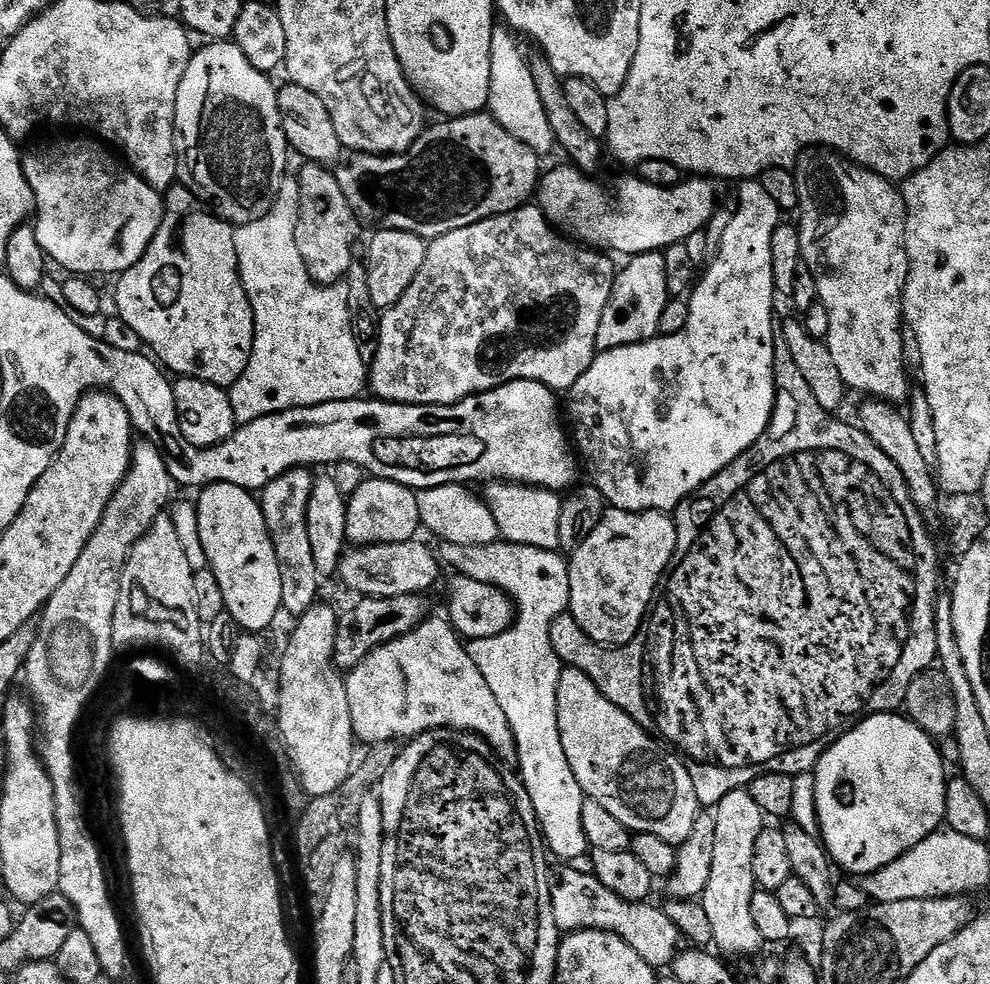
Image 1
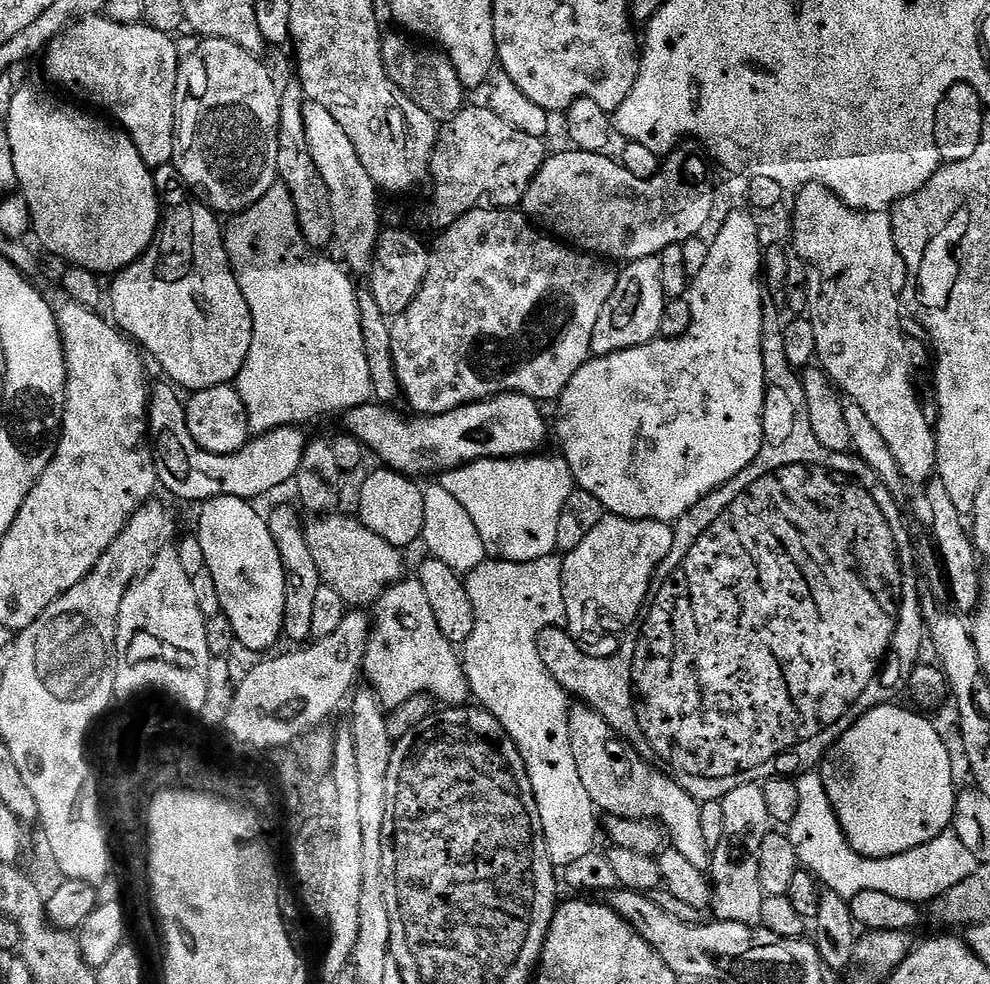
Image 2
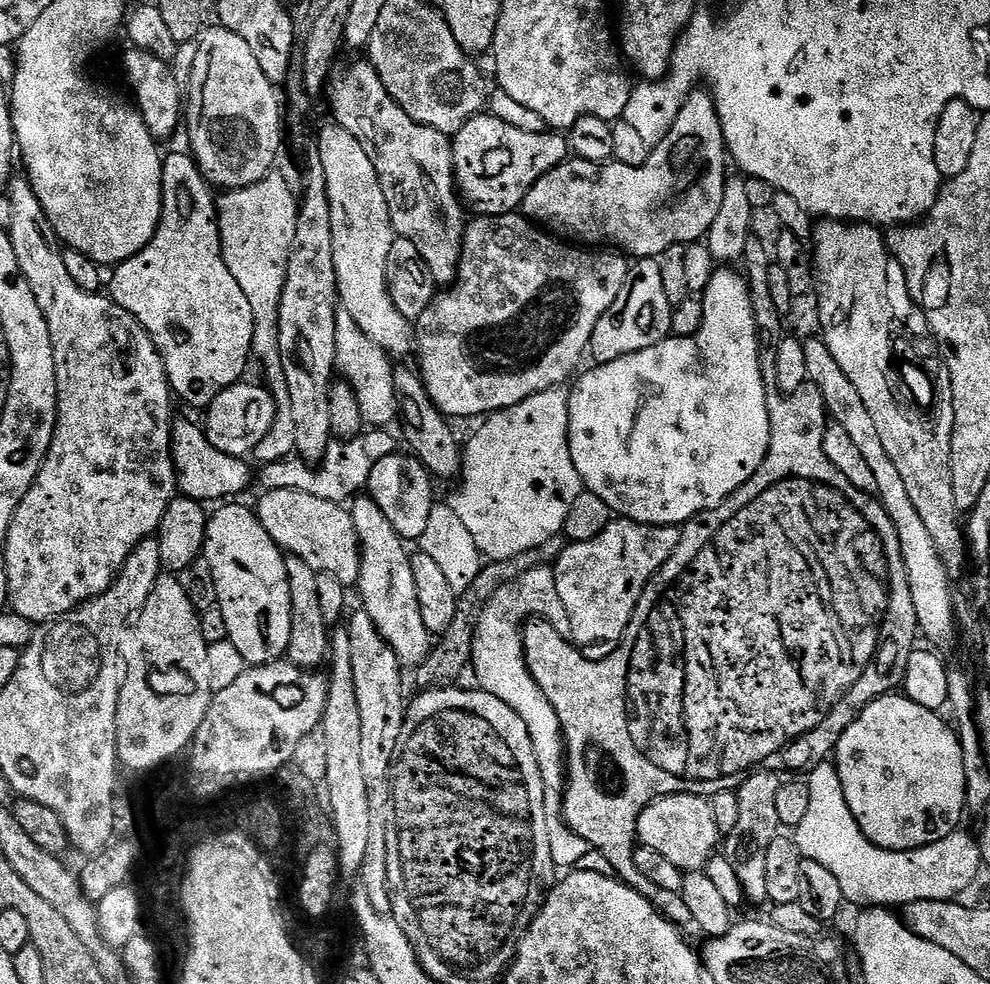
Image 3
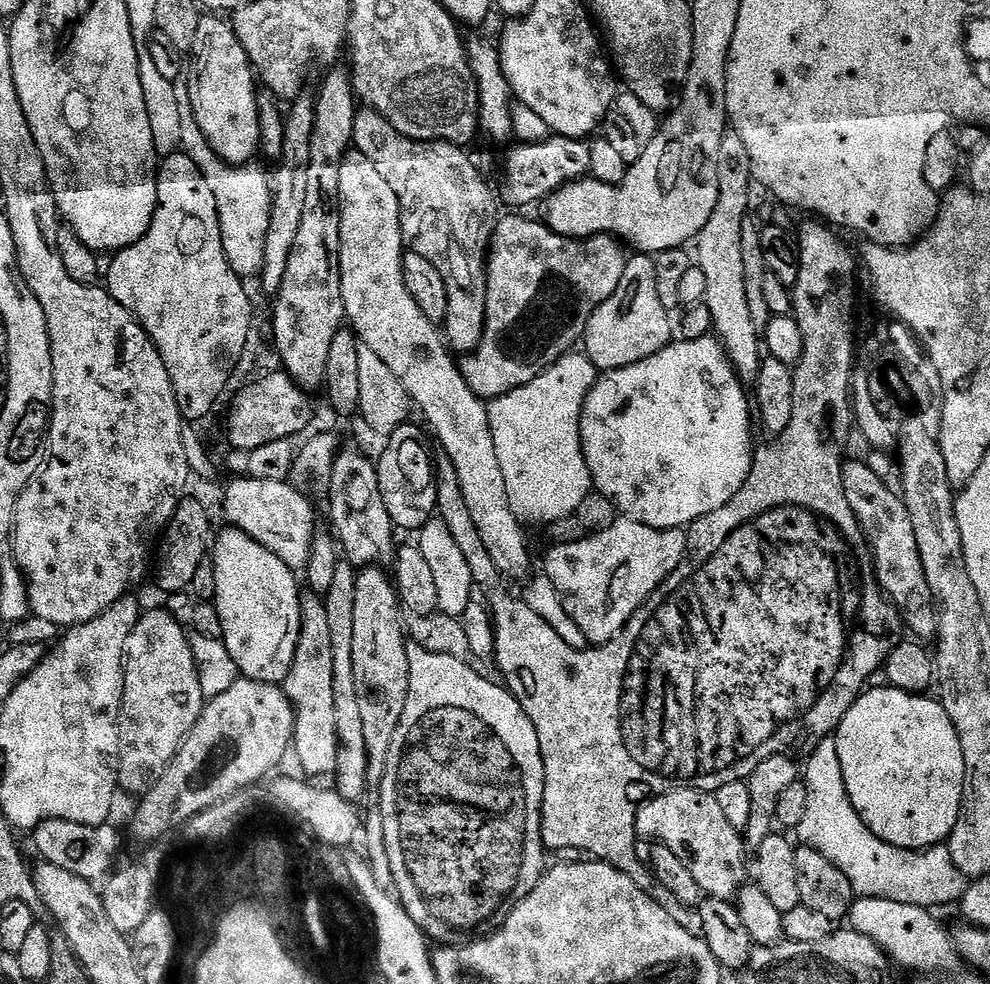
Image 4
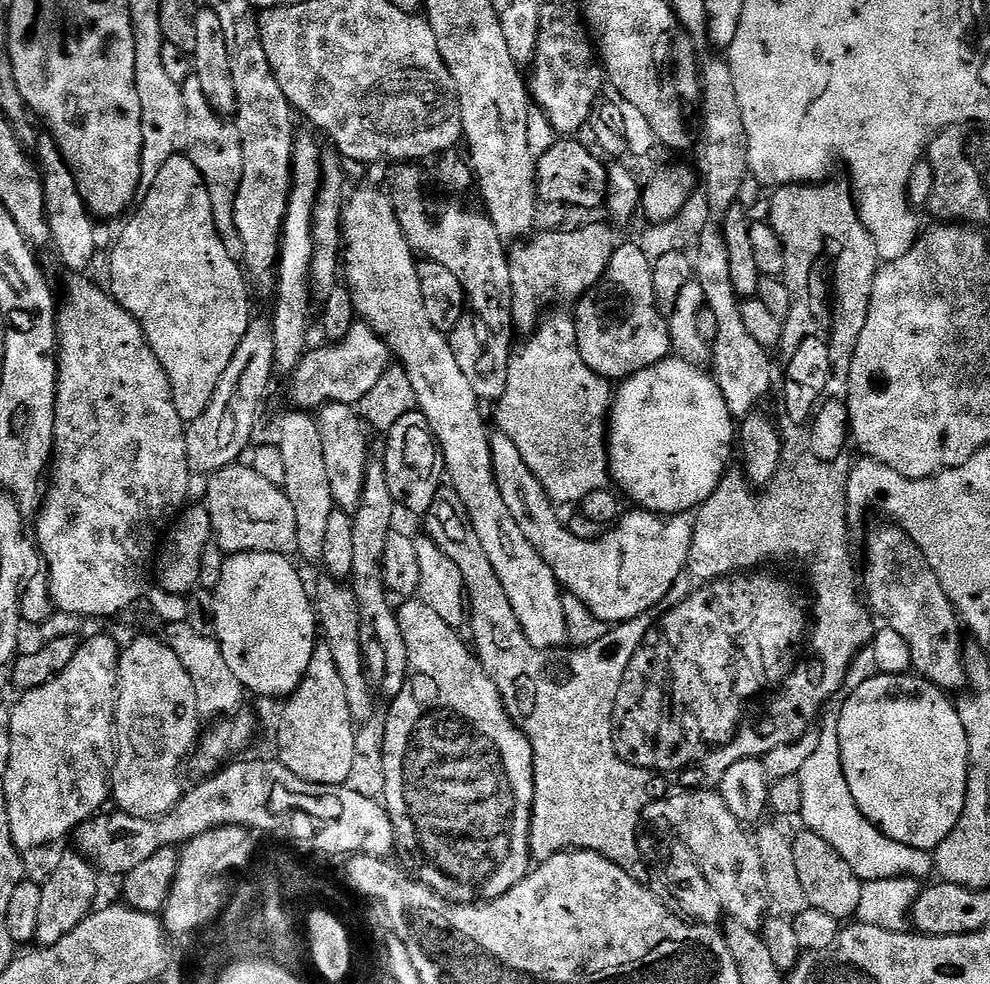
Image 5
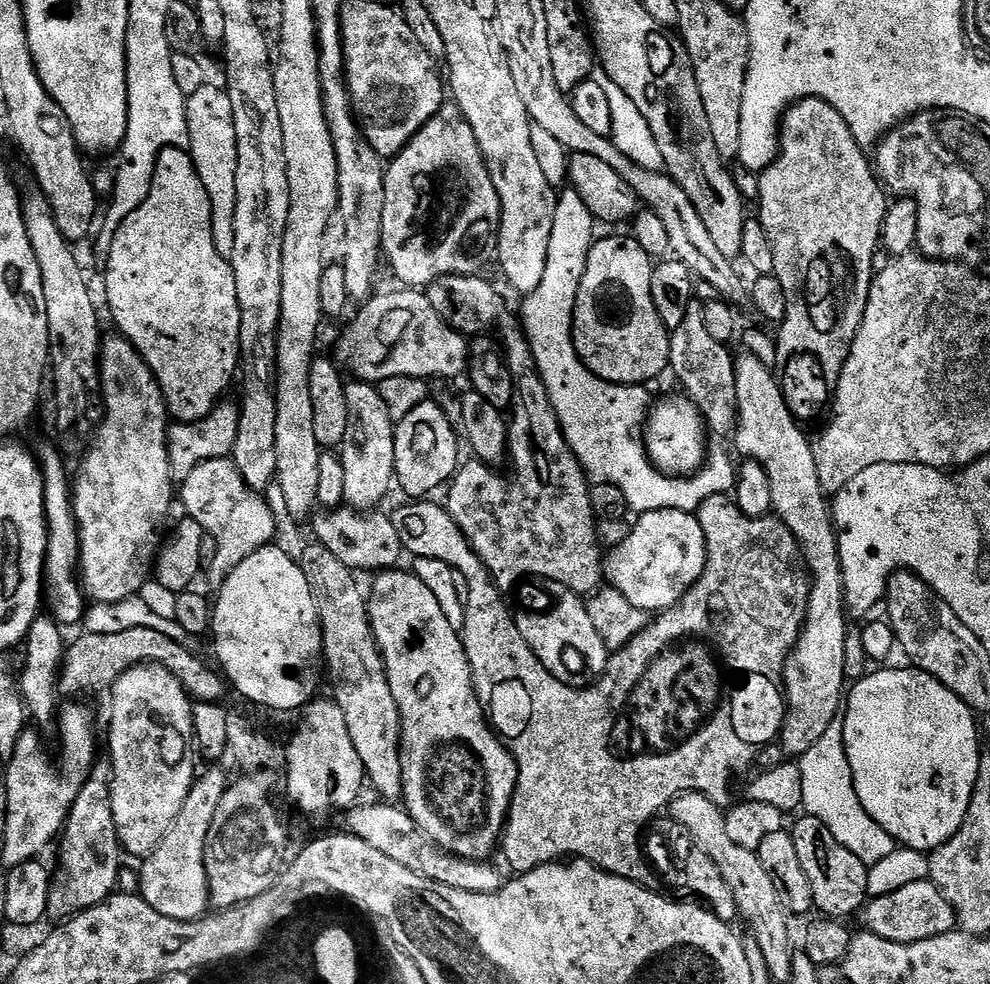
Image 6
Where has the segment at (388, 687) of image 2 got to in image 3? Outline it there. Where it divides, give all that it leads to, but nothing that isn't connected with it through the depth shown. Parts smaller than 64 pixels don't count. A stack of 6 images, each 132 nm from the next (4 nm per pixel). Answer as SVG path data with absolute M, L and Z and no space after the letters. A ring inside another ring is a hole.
M360 494L351 501L350 511L360 546L360 600L362 610L370 614L378 634L392 647L401 665L419 666L433 647L434 640L422 622L422 612L418 606L418 590L414 587L412 556L407 552L405 541L390 526L386 514L378 510L371 496Z

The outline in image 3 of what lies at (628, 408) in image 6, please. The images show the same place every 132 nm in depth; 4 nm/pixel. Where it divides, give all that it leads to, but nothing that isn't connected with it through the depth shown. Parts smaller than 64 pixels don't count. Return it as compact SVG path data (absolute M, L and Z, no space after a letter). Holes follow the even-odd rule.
M563 387L551 388L545 392L539 392L522 402L518 402L514 406L503 408L501 412L491 413L481 424L484 425L469 438L468 444L466 440L466 443L463 445L462 479L459 481L459 484L461 483L460 489L452 497L447 497L446 503L448 507L454 510L454 514L458 514L458 518L462 518L463 524L466 525L466 530L470 530L470 538L474 538L481 557L487 558L489 561L514 559L516 555L525 554L526 551L540 548L550 538L553 538L554 535L563 533L566 514L570 514L570 506L574 506L575 500L578 499L578 494L582 491L580 475L578 474L578 470L574 470L574 462L570 458L570 442L568 441L568 392Z

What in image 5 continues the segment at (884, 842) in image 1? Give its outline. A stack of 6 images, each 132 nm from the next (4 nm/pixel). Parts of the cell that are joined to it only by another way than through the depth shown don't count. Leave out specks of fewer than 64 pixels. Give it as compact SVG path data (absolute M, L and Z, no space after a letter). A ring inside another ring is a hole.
M872 674L869 680L864 680L852 693L848 696L845 704L839 705L840 721L838 722L838 742L842 750L842 770L846 774L846 782L850 782L850 794L854 794L854 802L858 802L858 810L862 810L862 814L874 826L878 826L890 838L894 838L894 842L902 842L902 846L914 846L914 850L926 850L935 853L935 850L941 842L950 834L950 830L954 830L954 826L958 826L958 818L962 818L962 806L966 802L966 782L968 781L968 747L966 746L966 730L962 730L962 718L958 718L958 710L954 703L953 697L945 692L943 688L934 686L929 680L923 680L921 676L915 674L905 674L902 676L886 676L883 674Z

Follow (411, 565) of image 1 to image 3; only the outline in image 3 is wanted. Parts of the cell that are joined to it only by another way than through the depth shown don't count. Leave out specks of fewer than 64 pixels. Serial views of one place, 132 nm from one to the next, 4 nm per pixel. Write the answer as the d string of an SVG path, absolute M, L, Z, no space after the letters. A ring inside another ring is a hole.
M274 490L261 495L258 515L266 534L288 556L297 556L317 572L338 578L345 586L352 586L360 579L360 546L347 507L314 498L298 490Z

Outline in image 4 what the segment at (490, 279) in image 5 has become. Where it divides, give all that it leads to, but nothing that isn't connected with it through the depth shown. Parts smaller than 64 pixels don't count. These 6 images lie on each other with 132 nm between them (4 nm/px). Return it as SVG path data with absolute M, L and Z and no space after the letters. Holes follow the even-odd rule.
M371 110L357 111L352 143L355 151L366 154L366 158L374 162L378 174L382 174L390 190L394 190L400 203L400 229L405 245L411 251L422 254L422 258L426 258L426 262L430 262L430 266L442 274L442 282L446 282L448 313L442 328L451 351L456 354L474 352L484 337L488 294L486 253L497 215L491 186L484 181L483 174L476 169L475 162L464 153L467 151L461 145L447 144L444 140L412 140L409 136L398 134L398 130L394 130L394 126L390 126L382 114Z

